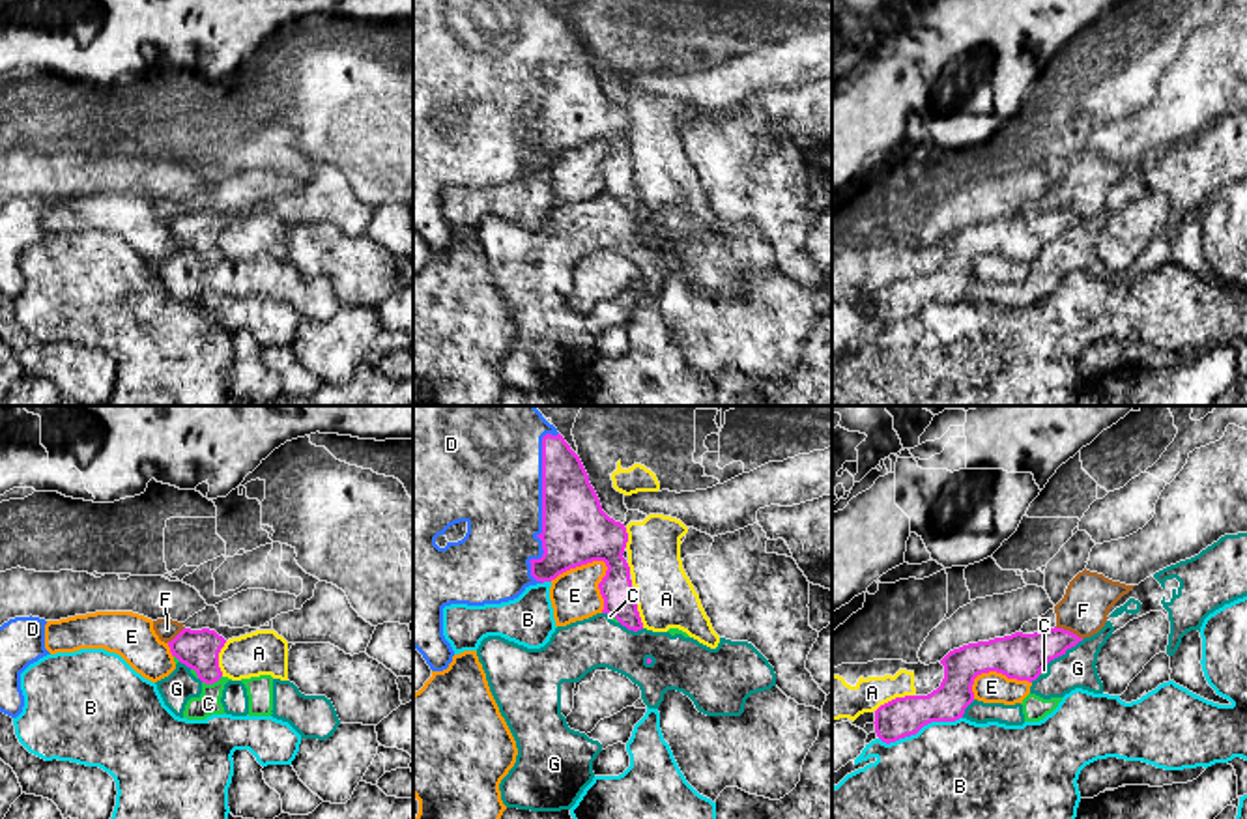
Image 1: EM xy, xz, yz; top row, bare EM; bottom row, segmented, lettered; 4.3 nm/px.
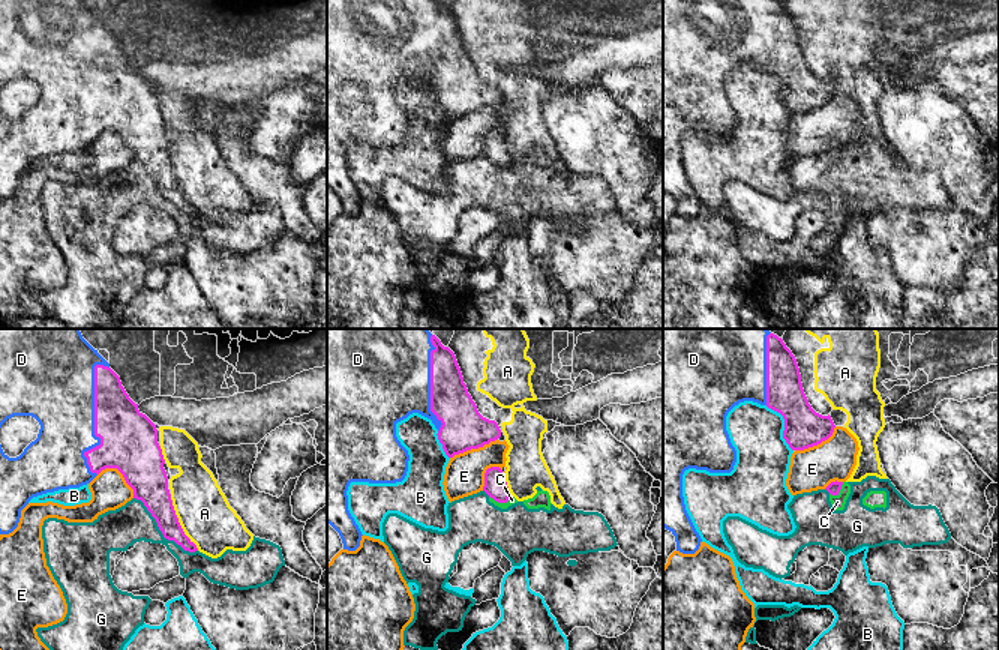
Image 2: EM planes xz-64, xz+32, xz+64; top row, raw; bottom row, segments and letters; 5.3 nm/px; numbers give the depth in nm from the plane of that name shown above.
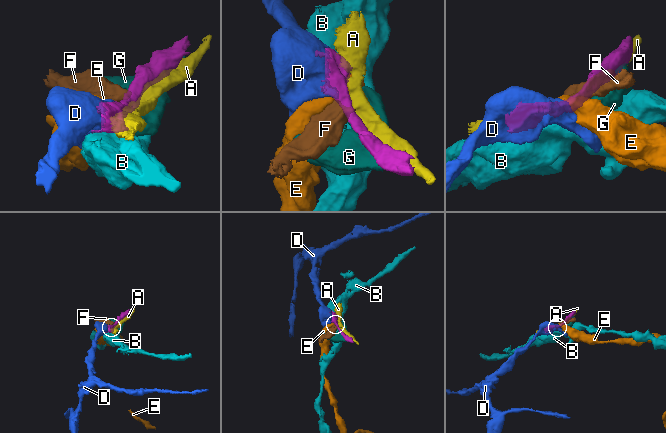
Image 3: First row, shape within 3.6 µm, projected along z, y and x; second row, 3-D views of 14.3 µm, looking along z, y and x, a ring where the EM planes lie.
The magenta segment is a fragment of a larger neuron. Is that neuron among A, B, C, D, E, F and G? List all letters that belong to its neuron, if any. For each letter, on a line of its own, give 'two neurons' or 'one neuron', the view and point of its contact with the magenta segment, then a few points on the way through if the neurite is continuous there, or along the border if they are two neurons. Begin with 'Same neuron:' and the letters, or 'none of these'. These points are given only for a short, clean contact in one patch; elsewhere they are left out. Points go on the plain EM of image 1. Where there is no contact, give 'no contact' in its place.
Same neuron: D
A: two neurons; contact yz (896, 279)
B: two neurons; contact yz (920, 309)
C: two neurons; contact xy (212, 264); border xy (221, 257), (212, 264), (202, 264)
D: one neuron; contact xz (543, 86)
E: two neurons; contact xz (602, 141)
F: two neurons; contact yz (1068, 212); border yz (1055, 208), (1068, 210), (1083, 219)
G: two neurons; contact yz (1062, 234)

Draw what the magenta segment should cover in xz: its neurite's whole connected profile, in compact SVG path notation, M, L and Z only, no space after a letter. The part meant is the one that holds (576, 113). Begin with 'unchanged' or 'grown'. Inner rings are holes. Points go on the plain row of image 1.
grown; M413 0L413 228L432 252L447 251L454 237L443 217L445 187L509 183L529 166L552 163L593 142L608 148L598 165L602 194L613 196L628 211L641 211L630 148L623 138L626 123L624 105L602 92L580 37L546 0ZM460 103L467 105L466 118L439 129L436 120Z

